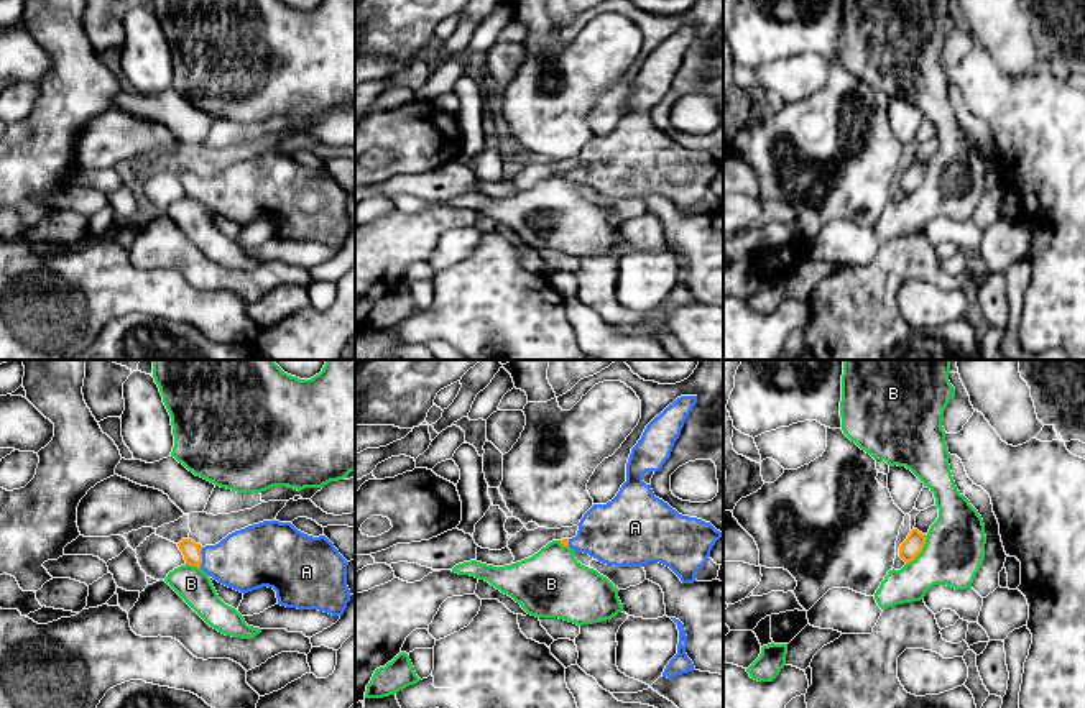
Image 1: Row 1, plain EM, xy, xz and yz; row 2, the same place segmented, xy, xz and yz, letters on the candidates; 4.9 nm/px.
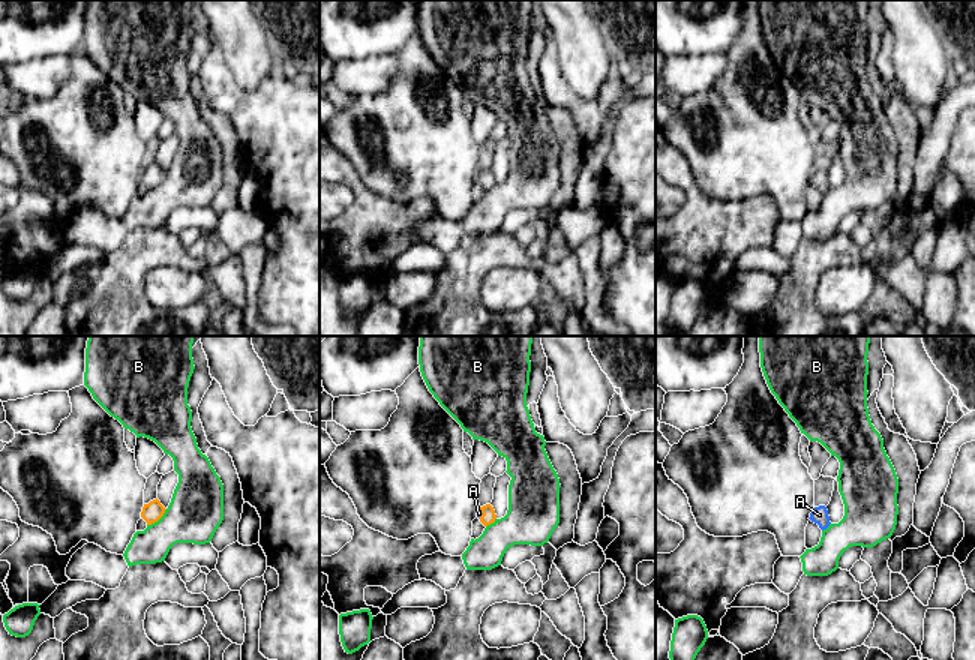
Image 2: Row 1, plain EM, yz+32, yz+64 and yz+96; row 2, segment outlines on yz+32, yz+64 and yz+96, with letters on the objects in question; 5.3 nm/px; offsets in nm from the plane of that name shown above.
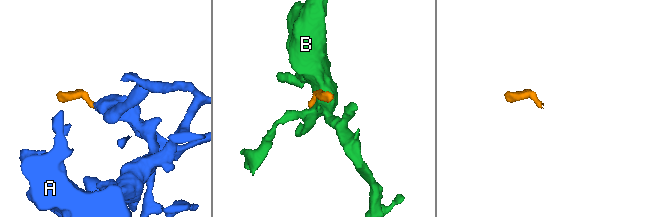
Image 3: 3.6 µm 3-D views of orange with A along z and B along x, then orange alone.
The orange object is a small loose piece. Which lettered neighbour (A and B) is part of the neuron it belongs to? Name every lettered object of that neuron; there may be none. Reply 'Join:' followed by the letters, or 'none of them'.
Join: A

